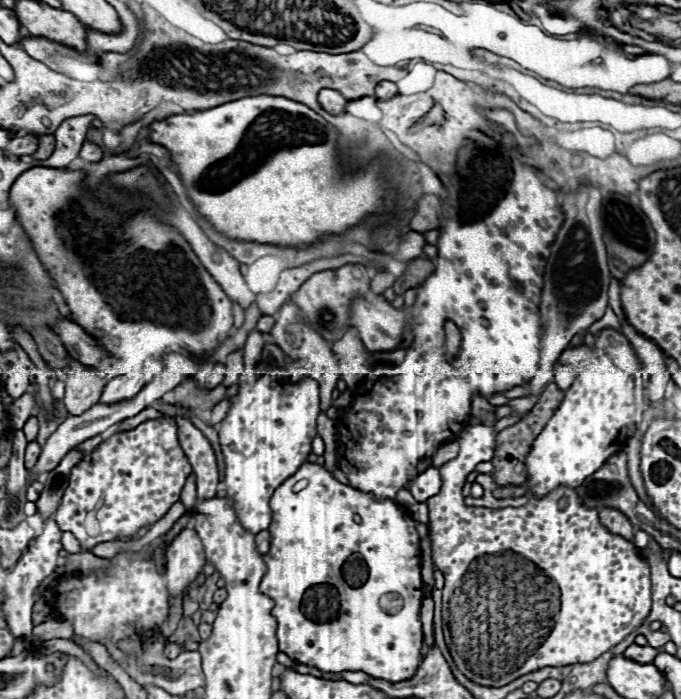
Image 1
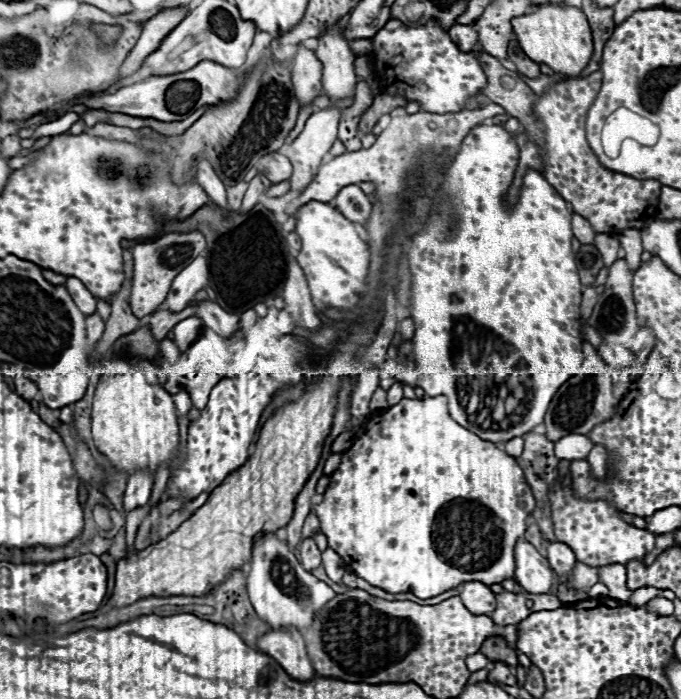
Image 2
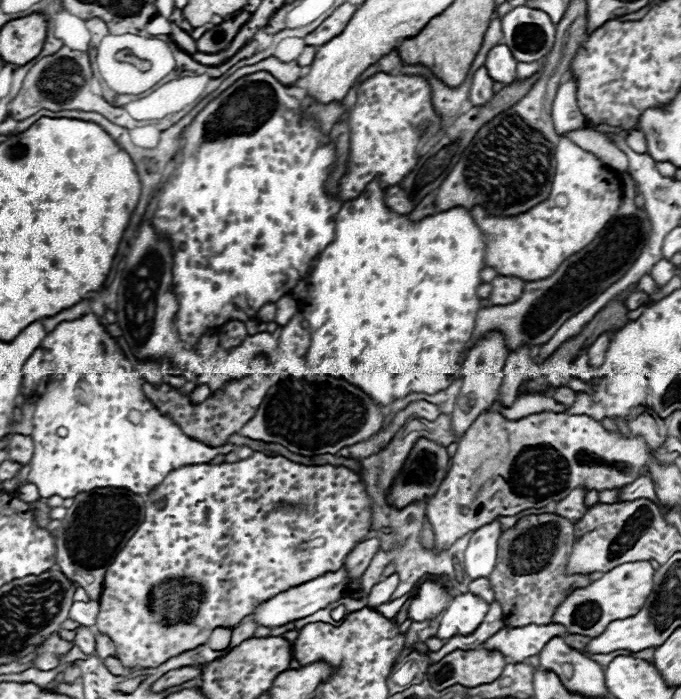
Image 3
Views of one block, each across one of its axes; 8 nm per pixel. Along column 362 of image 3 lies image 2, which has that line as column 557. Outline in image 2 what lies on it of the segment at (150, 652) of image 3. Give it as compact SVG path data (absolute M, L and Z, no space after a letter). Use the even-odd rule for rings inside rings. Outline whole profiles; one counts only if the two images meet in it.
M560 484L552 486L550 492L552 502L552 520L554 534L558 542L568 544L576 558L592 568L606 564L628 564L630 560L642 560L654 546L654 534L648 536L648 530L630 526L620 518L620 510L604 500L582 500L572 494L570 488L562 488Z

